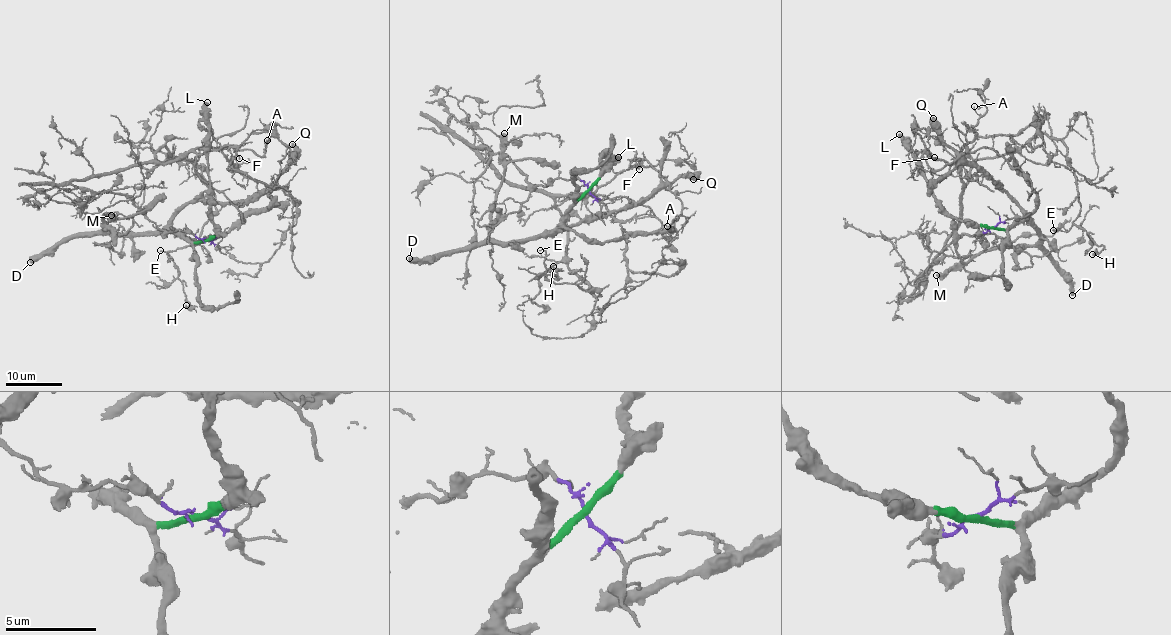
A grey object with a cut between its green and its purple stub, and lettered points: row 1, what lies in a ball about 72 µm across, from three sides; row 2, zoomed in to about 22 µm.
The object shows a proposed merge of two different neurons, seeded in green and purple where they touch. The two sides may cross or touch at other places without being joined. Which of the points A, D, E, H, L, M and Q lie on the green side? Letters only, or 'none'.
D, L, M, Q

